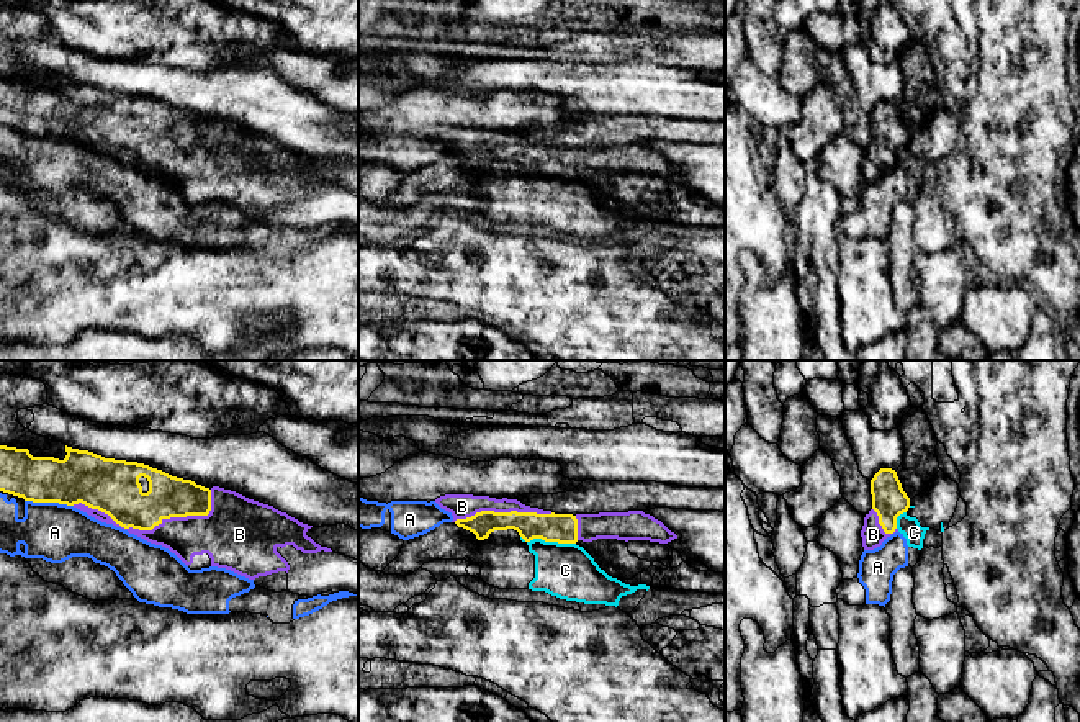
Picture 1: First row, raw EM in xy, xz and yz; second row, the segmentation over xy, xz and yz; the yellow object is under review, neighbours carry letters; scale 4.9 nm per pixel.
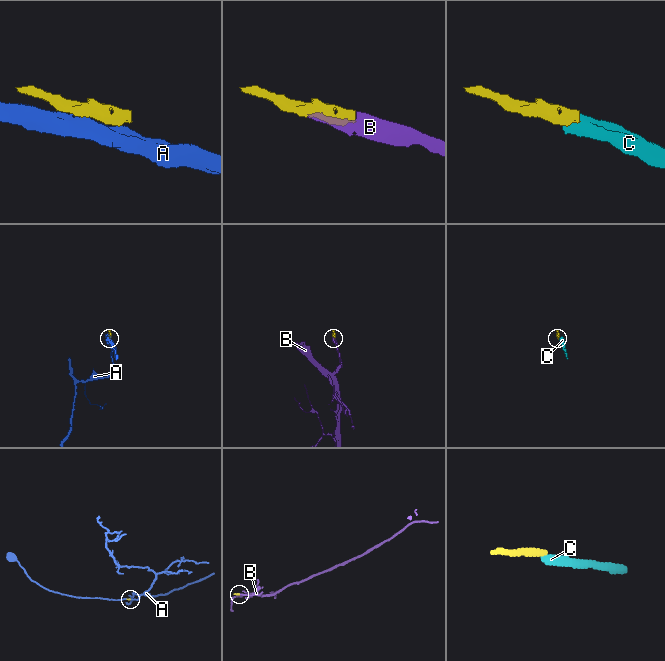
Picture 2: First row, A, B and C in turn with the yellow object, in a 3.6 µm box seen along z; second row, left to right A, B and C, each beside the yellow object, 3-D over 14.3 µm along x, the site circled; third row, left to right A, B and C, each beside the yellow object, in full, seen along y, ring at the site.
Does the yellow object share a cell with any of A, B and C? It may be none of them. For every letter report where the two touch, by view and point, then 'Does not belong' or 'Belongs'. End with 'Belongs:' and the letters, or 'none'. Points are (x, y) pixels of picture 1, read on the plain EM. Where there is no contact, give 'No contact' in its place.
A: Touches yellow at xy (49, 135). Does not belong
B: Touches yellow at xy (151, 162). Belongs
C: Touches yellow at xz (548, 174). Does not belong
Belongs: B

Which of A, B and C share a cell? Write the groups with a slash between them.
A / B / C

